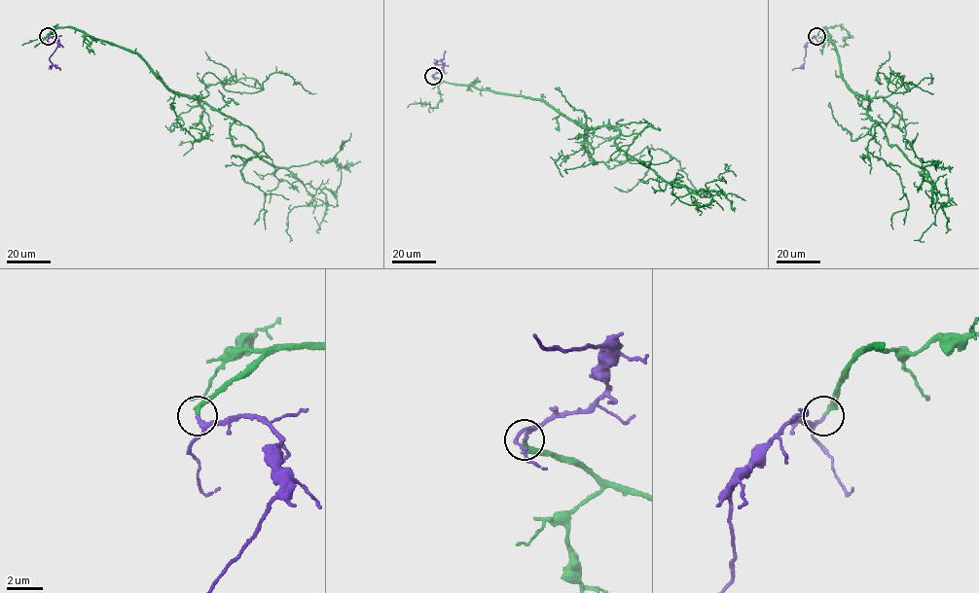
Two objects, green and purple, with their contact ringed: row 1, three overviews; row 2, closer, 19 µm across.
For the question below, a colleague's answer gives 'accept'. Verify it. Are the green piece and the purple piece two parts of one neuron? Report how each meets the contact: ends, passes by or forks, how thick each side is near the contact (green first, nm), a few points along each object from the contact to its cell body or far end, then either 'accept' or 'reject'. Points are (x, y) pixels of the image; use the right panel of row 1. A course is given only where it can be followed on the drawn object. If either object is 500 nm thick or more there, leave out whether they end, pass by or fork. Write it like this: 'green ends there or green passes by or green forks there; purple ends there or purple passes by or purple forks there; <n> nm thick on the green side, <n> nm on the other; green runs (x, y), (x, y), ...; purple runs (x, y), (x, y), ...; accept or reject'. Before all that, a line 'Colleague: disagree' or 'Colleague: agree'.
Colleague: agree
green ends there; purple passes by; 280 nm thick on the green side, 180 nm on the other; green runs (816, 36), (824, 27), (840, 76), (869, 101), (867, 114), (889, 145), (923, 167), (948, 196), (924, 241); purple runs (816, 36), (805, 45), (804, 63), (792, 69); accept

